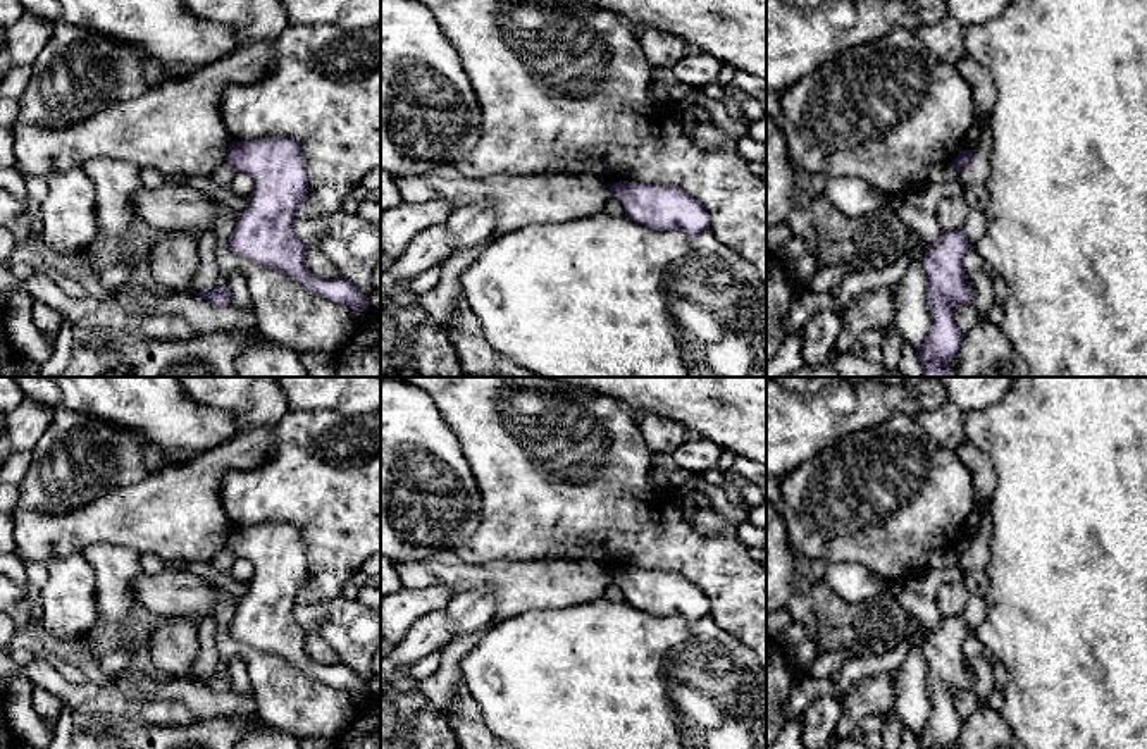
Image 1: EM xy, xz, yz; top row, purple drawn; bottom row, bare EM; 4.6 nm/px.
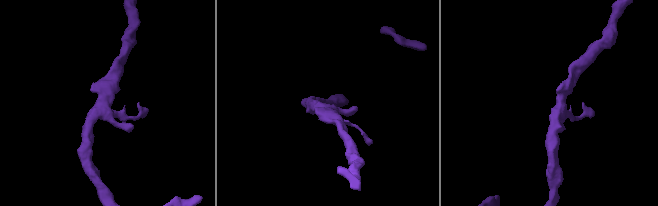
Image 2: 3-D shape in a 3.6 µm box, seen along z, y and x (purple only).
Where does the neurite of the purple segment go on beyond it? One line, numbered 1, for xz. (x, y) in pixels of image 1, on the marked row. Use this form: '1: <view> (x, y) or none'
1: none

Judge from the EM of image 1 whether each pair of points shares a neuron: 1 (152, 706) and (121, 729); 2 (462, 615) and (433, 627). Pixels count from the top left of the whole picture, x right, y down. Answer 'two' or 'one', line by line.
1: two
2: two

